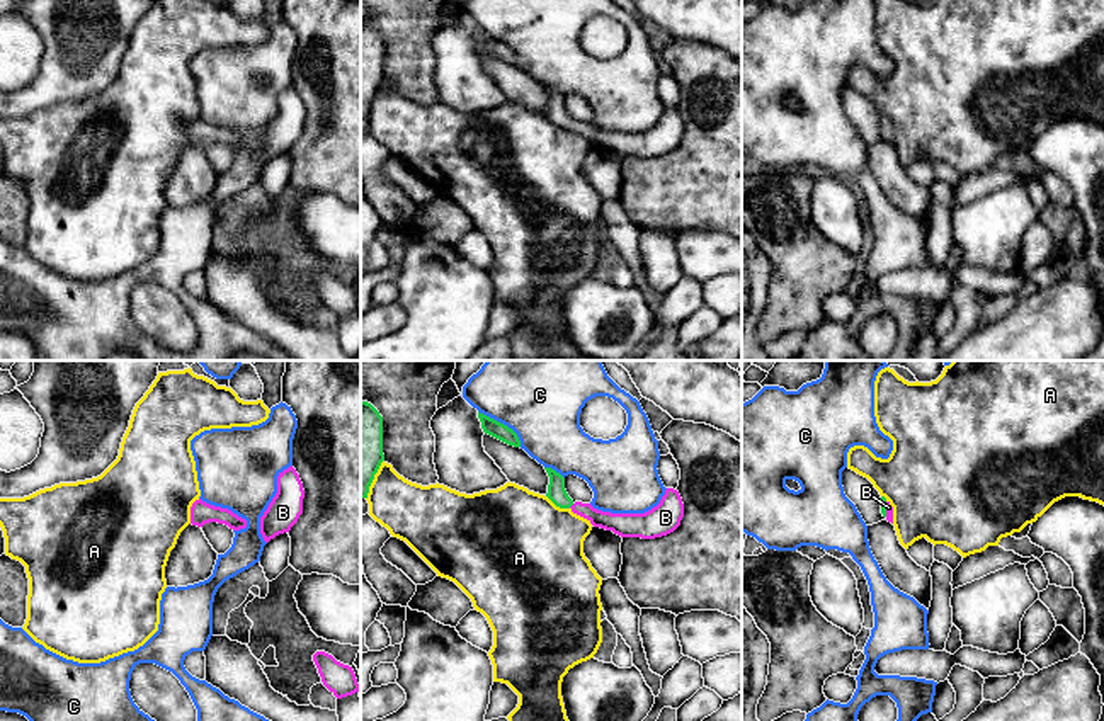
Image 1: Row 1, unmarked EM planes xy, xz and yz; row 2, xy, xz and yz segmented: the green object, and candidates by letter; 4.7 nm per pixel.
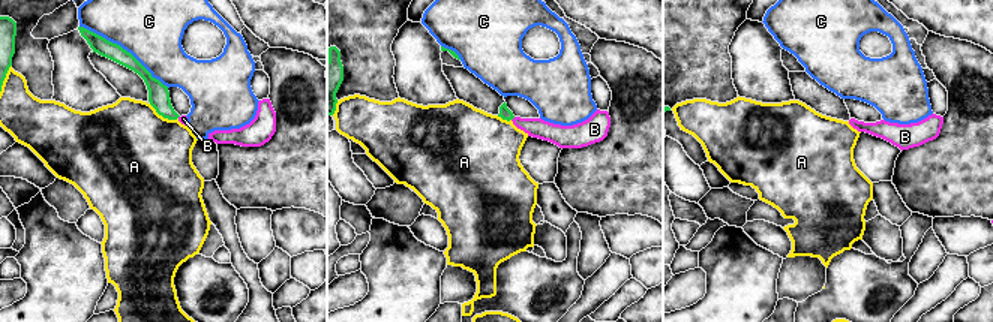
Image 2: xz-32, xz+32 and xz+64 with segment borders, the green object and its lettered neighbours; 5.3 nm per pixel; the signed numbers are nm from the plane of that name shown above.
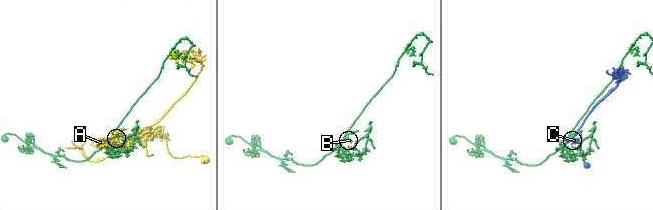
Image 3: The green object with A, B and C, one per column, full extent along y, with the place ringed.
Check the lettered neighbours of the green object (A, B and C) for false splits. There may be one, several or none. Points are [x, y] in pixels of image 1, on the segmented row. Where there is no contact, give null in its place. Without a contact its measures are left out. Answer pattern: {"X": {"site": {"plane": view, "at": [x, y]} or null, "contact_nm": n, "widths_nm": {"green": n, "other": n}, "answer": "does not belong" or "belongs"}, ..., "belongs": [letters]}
{"A": {"site": {"plane": "xz", "at": [558, 505]}, "contact_nm": 130, "widths_nm": {"green": 90, "other": 480}, "answer": "does not belong"}, "B": {"site": {"plane": "xz", "at": [570, 505]}, "contact_nm": 40, "widths_nm": {"green": 90, "other": 100}, "answer": "belongs"}, "C": {"site": {"plane": "xz", "at": [502, 424]}, "contact_nm": 260, "widths_nm": {"green": 80, "other": 500}, "answer": "does not belong"}, "belongs": ["B"]}

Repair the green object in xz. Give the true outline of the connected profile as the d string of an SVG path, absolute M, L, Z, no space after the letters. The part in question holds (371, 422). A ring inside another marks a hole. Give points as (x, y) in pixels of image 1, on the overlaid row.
M361 401L361 498L367 498L383 454L383 417L367 401Z

